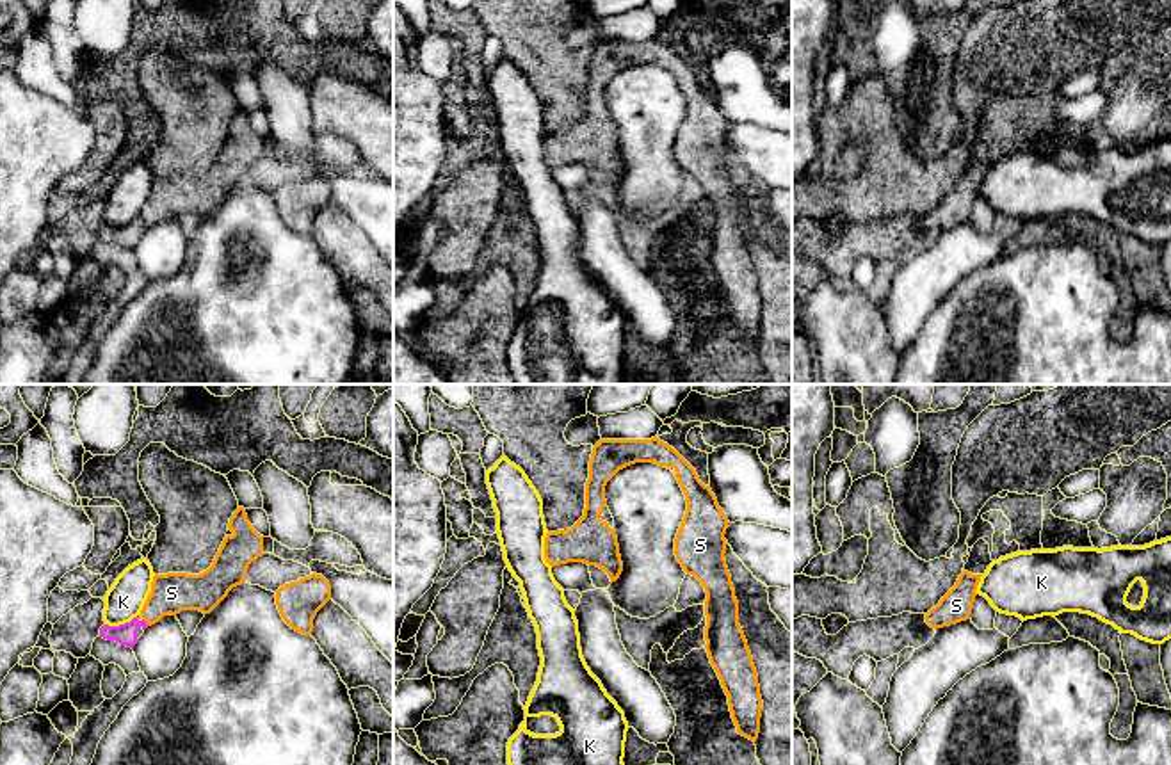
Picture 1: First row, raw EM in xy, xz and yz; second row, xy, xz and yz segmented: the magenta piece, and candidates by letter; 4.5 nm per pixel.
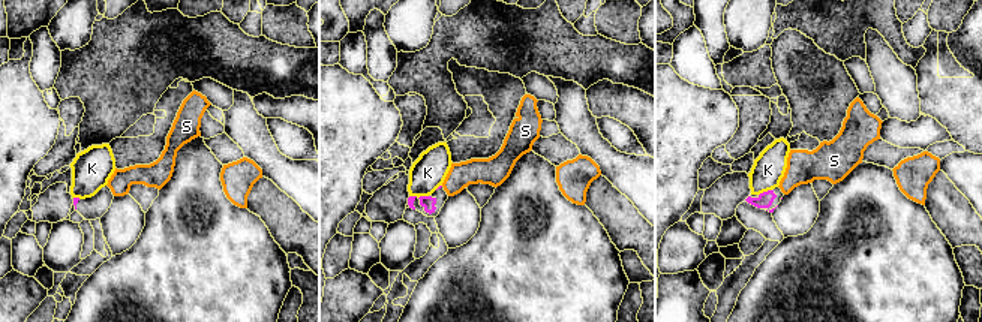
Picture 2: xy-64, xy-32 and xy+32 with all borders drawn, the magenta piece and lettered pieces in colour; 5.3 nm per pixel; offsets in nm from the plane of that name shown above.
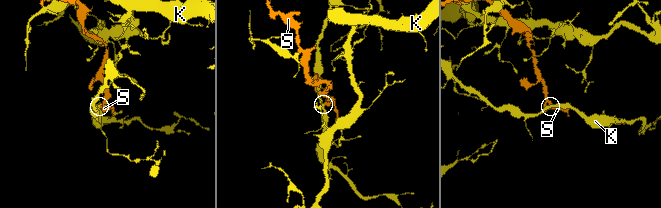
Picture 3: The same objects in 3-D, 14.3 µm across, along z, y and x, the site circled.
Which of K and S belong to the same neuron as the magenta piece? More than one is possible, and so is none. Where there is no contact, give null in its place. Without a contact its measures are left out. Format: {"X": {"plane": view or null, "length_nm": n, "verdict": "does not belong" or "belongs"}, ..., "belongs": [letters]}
{"K": {"plane": "xy", "length_nm": 150, "verdict": "does not belong"}, "S": {"plane": "xy", "length_nm": 50, "verdict": "does not belong"}, "belongs": []}

